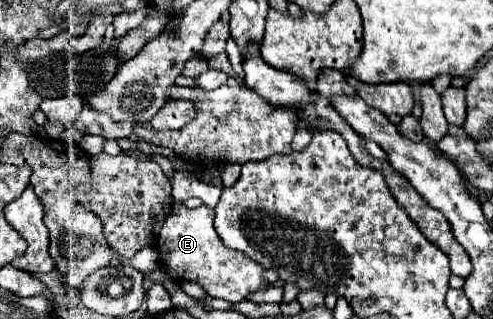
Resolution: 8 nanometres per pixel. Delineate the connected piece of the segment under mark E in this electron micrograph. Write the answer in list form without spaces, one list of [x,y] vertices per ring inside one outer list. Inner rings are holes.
[[[173,205],[171,215],[167,217],[157,237],[159,259],[167,267],[169,275],[177,281],[197,281],[209,297],[225,299],[231,303],[247,301],[251,293],[271,287],[271,283],[263,279],[265,267],[259,267],[259,263],[255,263],[249,255],[243,255],[243,251],[235,251],[223,245],[213,227],[213,217],[215,213],[207,205],[201,205],[197,209]]]

